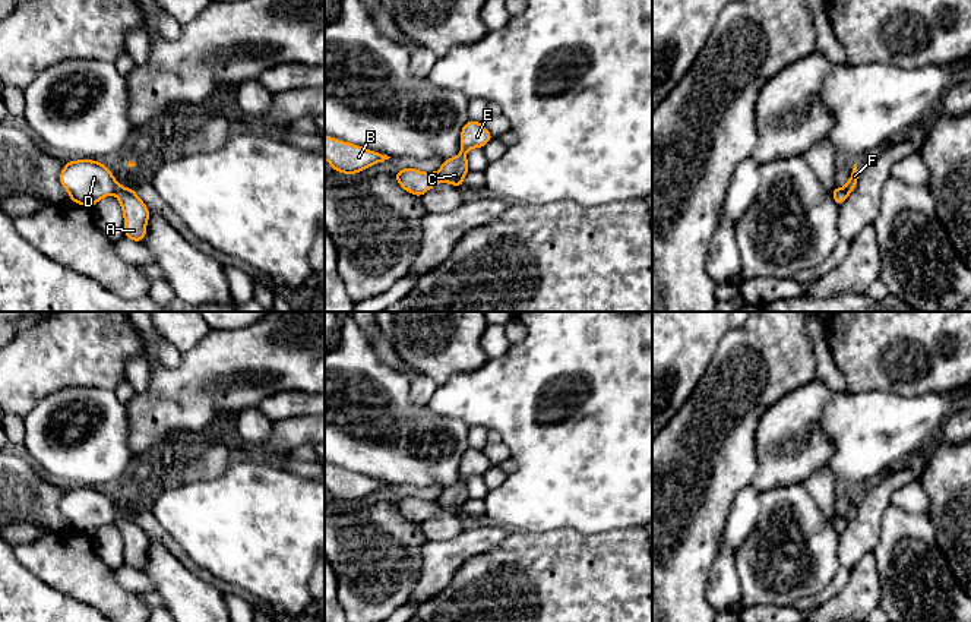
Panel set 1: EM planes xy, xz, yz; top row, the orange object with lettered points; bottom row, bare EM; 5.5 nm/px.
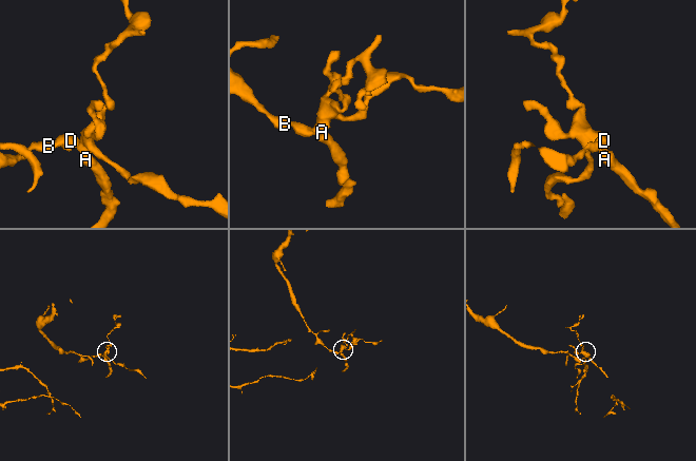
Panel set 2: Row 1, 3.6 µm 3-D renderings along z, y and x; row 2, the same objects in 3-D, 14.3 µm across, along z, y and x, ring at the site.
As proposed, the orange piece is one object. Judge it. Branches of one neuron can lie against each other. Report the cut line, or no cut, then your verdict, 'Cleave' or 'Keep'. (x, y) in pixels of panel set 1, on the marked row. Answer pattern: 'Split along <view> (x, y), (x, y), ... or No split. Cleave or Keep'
Split along xy (122, 188), (114, 193). Cleave

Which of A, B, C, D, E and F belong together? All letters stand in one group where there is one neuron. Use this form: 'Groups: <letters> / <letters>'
Groups: A C E / B D F

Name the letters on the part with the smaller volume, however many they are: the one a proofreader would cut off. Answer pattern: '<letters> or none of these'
A, C, E

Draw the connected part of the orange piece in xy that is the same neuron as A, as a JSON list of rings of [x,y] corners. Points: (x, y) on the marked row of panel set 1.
[[[133,186],[116,193],[124,215],[124,237],[142,243],[151,211],[135,193]]]

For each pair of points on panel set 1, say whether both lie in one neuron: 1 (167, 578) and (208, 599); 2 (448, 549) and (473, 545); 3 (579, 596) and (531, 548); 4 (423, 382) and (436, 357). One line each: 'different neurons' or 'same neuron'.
1: same neuron
2: same neuron
3: same neuron
4: different neurons

